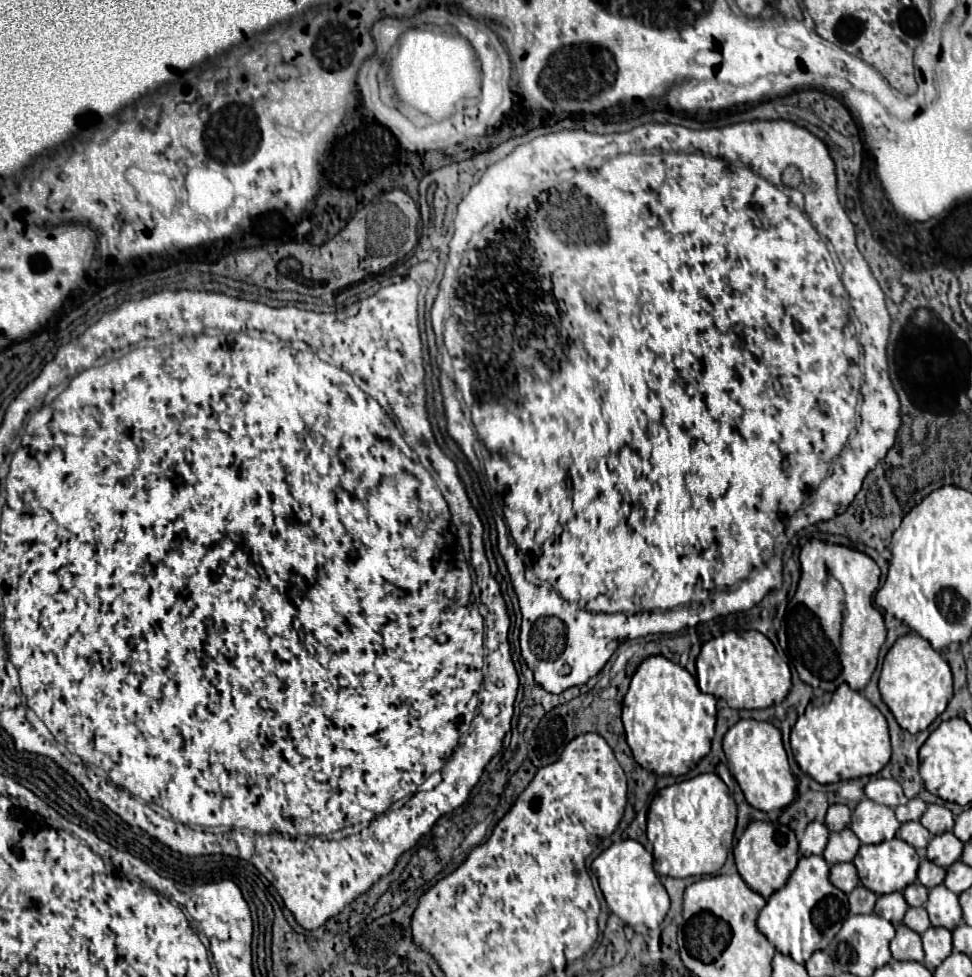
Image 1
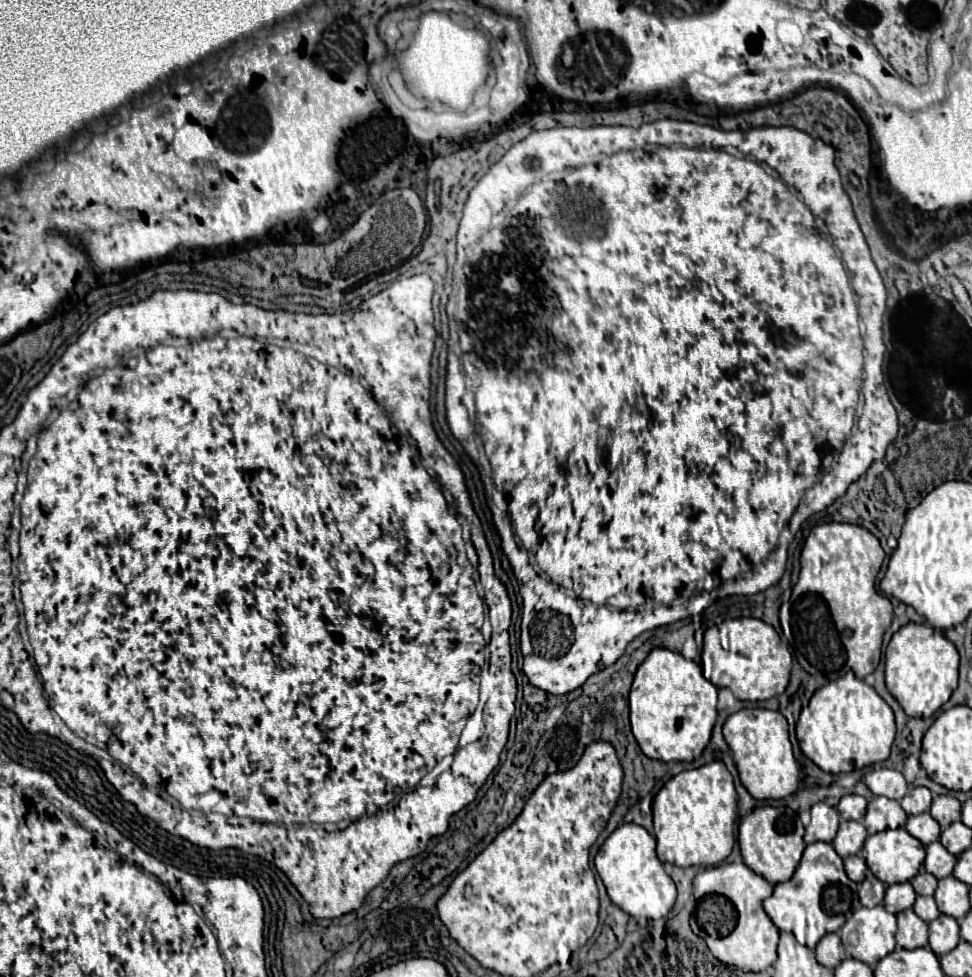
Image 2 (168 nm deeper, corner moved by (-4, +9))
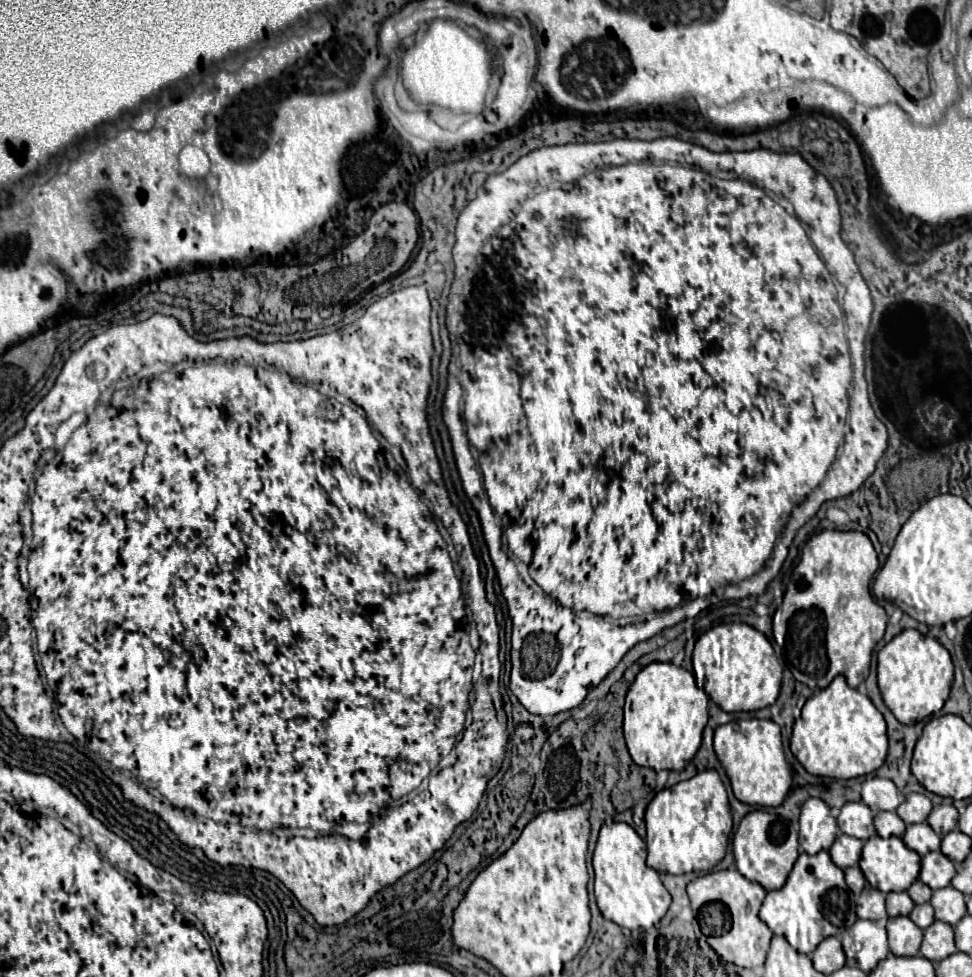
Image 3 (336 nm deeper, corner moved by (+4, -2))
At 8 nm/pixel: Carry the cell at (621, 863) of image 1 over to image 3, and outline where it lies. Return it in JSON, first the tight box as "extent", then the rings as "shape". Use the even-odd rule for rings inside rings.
{"extent":[593,822,671,928],"shape":[[[625,822],[603,824],[599,830],[597,848],[593,854],[595,868],[595,898],[603,918],[619,924],[621,928],[649,928],[655,926],[667,912],[671,896],[653,868],[645,866],[645,842]]]}

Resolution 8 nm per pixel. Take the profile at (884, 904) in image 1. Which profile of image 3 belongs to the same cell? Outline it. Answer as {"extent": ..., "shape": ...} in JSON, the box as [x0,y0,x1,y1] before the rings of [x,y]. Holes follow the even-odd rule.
{"extent":[887,892,915,916],"shape":[[[889,892],[887,894],[887,914],[889,916],[907,916],[911,914],[915,902],[907,892]]]}

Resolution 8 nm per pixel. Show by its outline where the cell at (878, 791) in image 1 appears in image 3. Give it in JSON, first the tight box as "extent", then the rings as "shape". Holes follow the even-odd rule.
{"extent":[861,776,901,812],"shape":[[[873,776],[863,782],[861,796],[863,796],[863,802],[875,812],[895,810],[901,804],[901,794],[897,786],[891,780],[879,778],[879,776]]]}

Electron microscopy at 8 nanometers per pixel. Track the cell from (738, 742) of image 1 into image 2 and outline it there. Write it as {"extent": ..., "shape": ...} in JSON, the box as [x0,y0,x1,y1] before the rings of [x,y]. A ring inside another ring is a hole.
{"extent":[723,709,799,799],"shape":[[[741,709],[723,725],[725,741],[733,753],[733,761],[737,765],[741,783],[755,799],[783,799],[797,791],[799,785],[799,763],[793,757],[787,719],[779,711],[769,709]]]}

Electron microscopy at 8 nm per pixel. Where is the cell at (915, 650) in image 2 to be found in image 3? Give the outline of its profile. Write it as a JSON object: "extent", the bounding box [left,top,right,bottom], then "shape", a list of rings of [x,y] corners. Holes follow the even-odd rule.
{"extent":[877,630,953,724],"shape":[[[903,630],[877,654],[879,690],[887,708],[901,720],[901,724],[915,724],[939,712],[949,698],[953,682],[953,662],[947,648],[939,640],[927,638],[919,630]]]}

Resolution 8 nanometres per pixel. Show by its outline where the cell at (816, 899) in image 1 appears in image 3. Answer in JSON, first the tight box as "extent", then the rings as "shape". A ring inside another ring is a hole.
{"extent":[759,852,853,954],"shape":[[[829,852],[801,854],[783,888],[767,892],[759,918],[771,928],[773,934],[785,936],[787,942],[801,954],[811,954],[821,940],[839,936],[847,928],[849,912],[853,912],[853,892],[845,884],[843,870],[835,866]]]}

